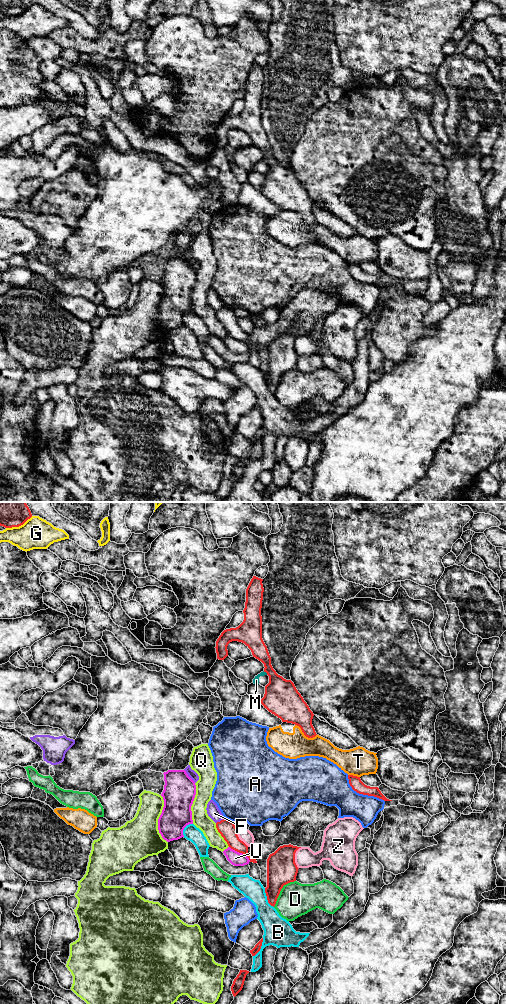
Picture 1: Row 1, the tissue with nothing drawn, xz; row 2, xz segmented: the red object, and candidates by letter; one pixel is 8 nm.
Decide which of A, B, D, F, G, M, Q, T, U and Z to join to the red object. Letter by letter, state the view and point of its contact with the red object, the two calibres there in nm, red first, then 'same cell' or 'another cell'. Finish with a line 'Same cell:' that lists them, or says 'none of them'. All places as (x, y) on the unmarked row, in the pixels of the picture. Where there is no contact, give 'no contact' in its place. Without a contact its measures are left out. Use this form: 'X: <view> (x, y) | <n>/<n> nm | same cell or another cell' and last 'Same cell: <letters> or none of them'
A: xz (362, 281) | 100/280 nm | another cell
B: xz (267, 386) | 220/200 nm | another cell
D: xz (280, 378) | 240/280 nm | another cell
F: xz (221, 308) | 140/100 nm | another cell
G: xz (19, 13) | 130/260 nm | another cell
M: xz (265, 159) | 280/50 nm | another cell
Q: xz (221, 323) | 140/140 nm | another cell
T: xz (305, 223) | 240/220 nm | another cell
U: xz (240, 340) | 140/110 nm | another cell
Z: xz (294, 345) | 240/160 nm | another cell
Same cell: none of them

